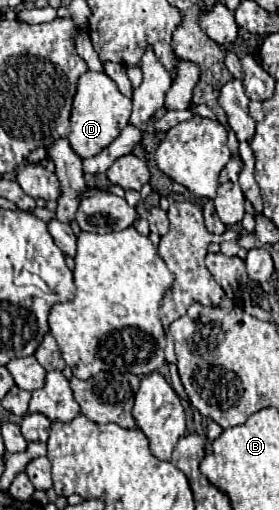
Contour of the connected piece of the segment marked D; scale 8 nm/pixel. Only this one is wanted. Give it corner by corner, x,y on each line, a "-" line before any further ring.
85,72
79,78
77,94
71,108
71,130
69,130
69,144
79,158
91,158
107,148
121,130
129,124
131,116
131,100
125,98
117,88
115,82
105,72

